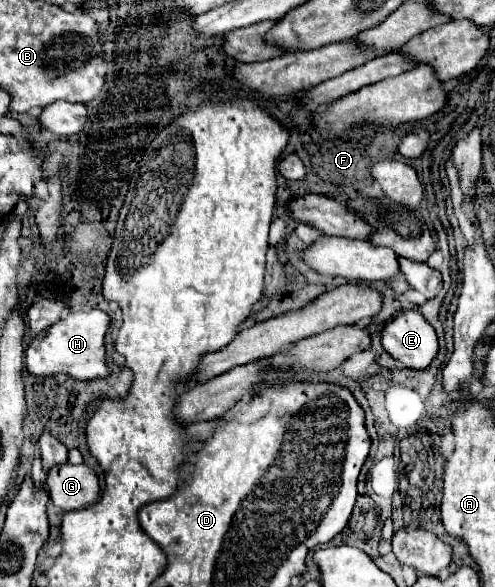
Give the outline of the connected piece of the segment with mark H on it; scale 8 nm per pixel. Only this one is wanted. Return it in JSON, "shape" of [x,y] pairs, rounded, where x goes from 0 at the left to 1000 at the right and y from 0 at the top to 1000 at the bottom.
{"shape":[[[208,528],[180,532],[139,532],[135,542],[79,566],[51,600],[55,630],[67,641],[111,641],[119,634],[135,634],[156,647],[188,647],[216,644],[224,627],[212,613],[212,569],[220,559],[220,535]]]}

